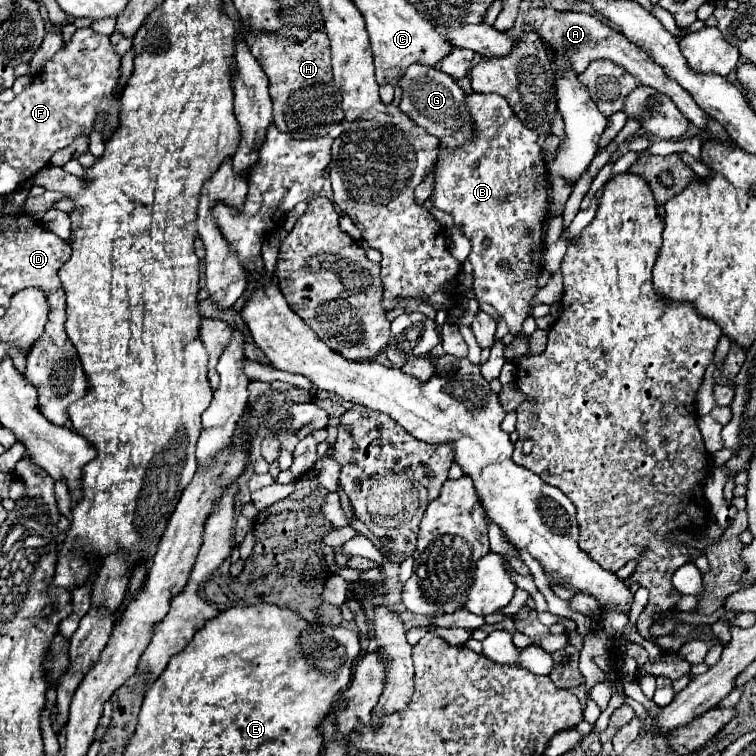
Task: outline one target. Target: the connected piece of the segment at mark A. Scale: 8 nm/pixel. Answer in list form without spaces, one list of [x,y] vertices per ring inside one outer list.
[[[537,8],[537,10],[529,10],[525,12],[525,20],[527,24],[543,38],[547,40],[559,54],[563,54],[567,60],[573,62],[573,70],[575,72],[583,72],[587,68],[589,62],[593,60],[599,60],[599,58],[607,58],[607,60],[613,60],[615,64],[623,66],[629,74],[633,74],[643,86],[651,86],[663,94],[667,94],[675,106],[685,114],[685,118],[697,126],[699,130],[705,130],[707,128],[707,114],[695,104],[693,96],[683,90],[675,80],[671,80],[663,68],[659,68],[659,64],[655,64],[647,52],[643,52],[639,46],[631,44],[621,32],[613,30],[611,26],[607,26],[605,22],[601,22],[599,18],[591,16],[591,14],[581,14],[581,12],[557,12],[557,10],[551,10],[551,8]]]

